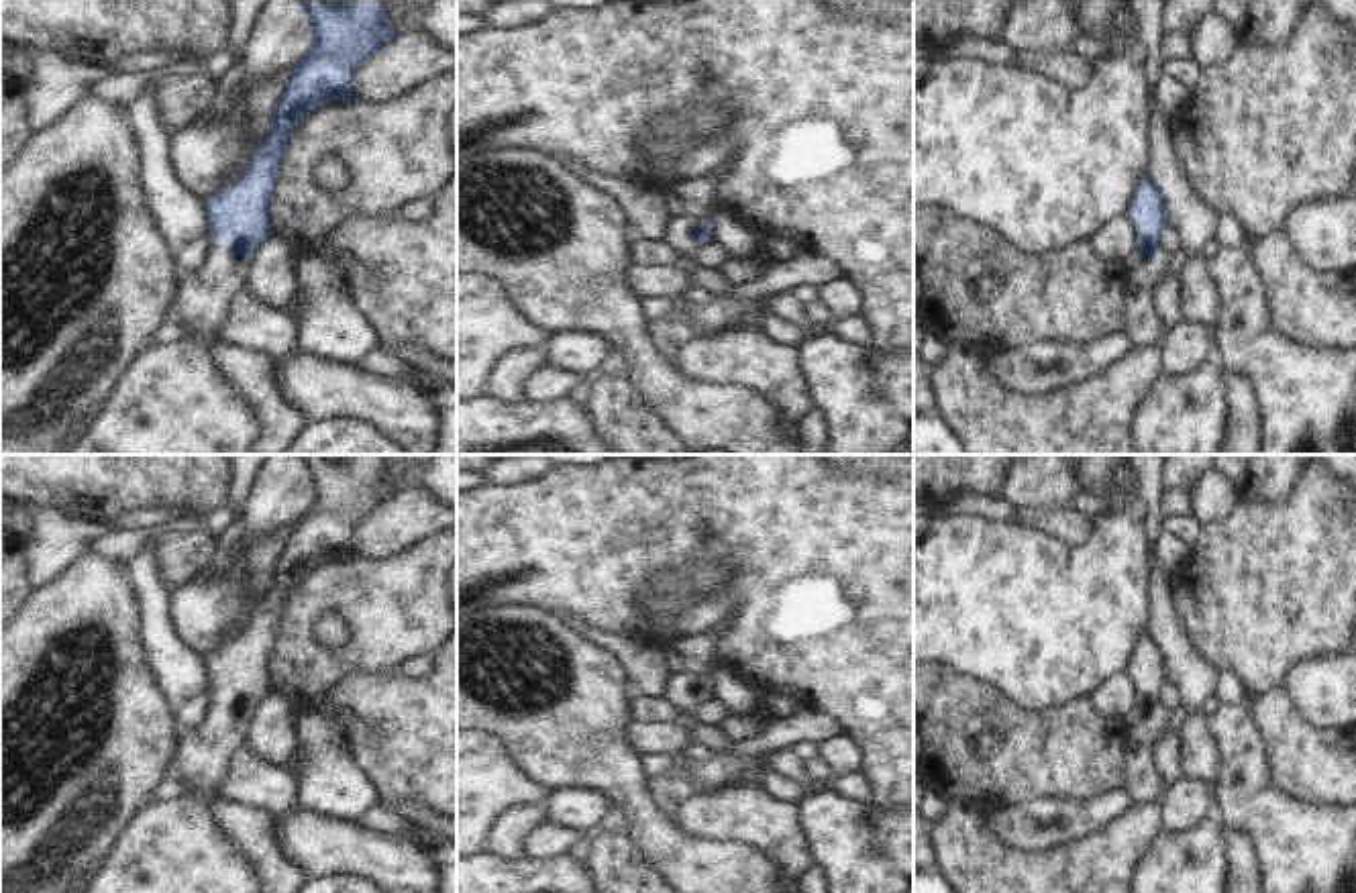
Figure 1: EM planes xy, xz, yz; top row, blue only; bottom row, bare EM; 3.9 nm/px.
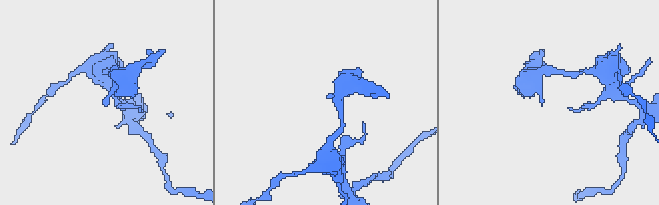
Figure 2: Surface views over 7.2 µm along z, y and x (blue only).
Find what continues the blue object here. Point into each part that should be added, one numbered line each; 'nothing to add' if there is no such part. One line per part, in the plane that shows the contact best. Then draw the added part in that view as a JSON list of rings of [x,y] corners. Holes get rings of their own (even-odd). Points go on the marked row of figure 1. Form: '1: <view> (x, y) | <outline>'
1: xy (204, 296) | [[[210,234],[202,265],[181,279],[181,292],[173,298],[173,338],[194,338],[210,349],[212,330],[220,324],[230,298],[247,287],[247,265],[249,259],[234,257],[228,243]]]

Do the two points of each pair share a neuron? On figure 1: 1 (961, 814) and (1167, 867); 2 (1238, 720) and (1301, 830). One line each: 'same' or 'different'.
1: different
2: same

